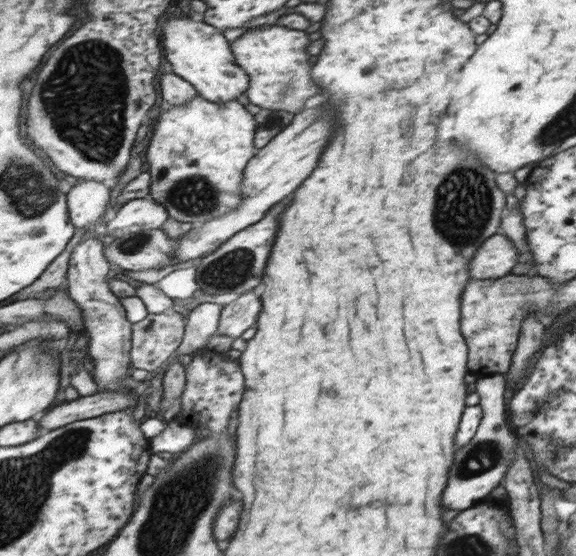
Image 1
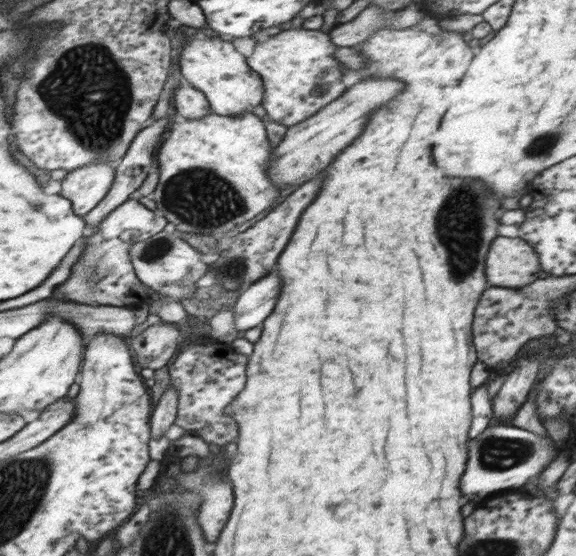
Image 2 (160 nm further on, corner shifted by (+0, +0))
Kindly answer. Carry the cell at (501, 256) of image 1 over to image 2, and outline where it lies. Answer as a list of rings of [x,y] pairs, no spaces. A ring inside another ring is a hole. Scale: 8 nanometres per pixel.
[[[496,236],[486,256],[486,278],[492,286],[522,288],[542,270],[538,253],[523,238]]]

